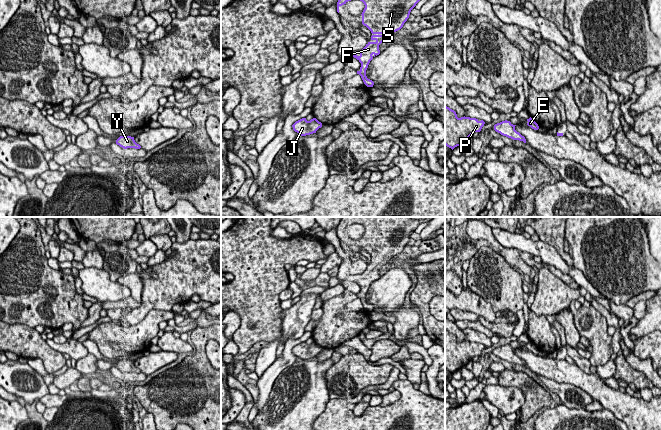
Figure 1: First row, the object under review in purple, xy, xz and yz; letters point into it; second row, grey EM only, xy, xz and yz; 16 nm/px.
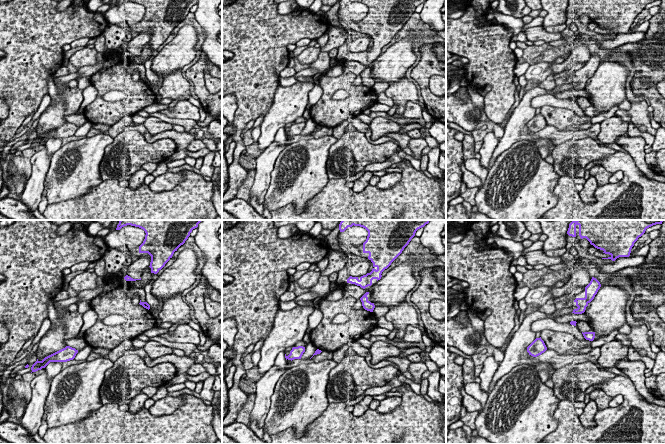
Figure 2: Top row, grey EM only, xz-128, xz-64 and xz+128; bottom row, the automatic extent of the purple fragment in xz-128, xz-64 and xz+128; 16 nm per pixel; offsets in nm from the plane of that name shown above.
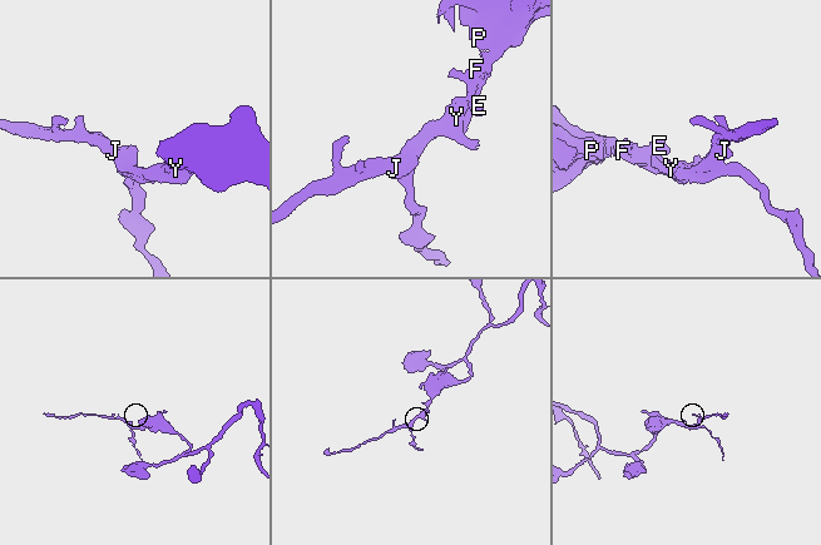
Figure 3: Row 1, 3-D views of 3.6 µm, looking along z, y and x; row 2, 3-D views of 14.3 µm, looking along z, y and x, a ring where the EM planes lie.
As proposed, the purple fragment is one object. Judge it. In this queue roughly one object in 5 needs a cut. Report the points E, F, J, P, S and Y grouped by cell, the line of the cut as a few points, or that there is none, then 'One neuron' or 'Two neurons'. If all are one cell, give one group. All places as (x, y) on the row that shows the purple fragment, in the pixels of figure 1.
Groups: E F J P S Y. No split. One neuron

